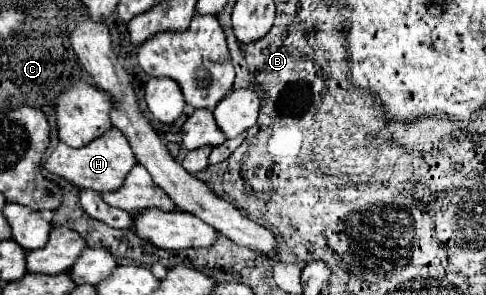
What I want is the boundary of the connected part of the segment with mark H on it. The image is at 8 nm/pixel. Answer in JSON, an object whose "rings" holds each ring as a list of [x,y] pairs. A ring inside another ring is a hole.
{"rings":[[[117,128],[105,132],[103,136],[99,136],[97,140],[93,140],[91,144],[87,144],[83,148],[71,148],[67,144],[59,144],[51,152],[51,156],[45,160],[45,168],[49,172],[67,178],[69,182],[73,182],[79,188],[97,190],[97,192],[115,192],[115,190],[119,190],[135,164],[137,164],[137,158],[133,154],[131,146],[129,146],[129,140]]]}

